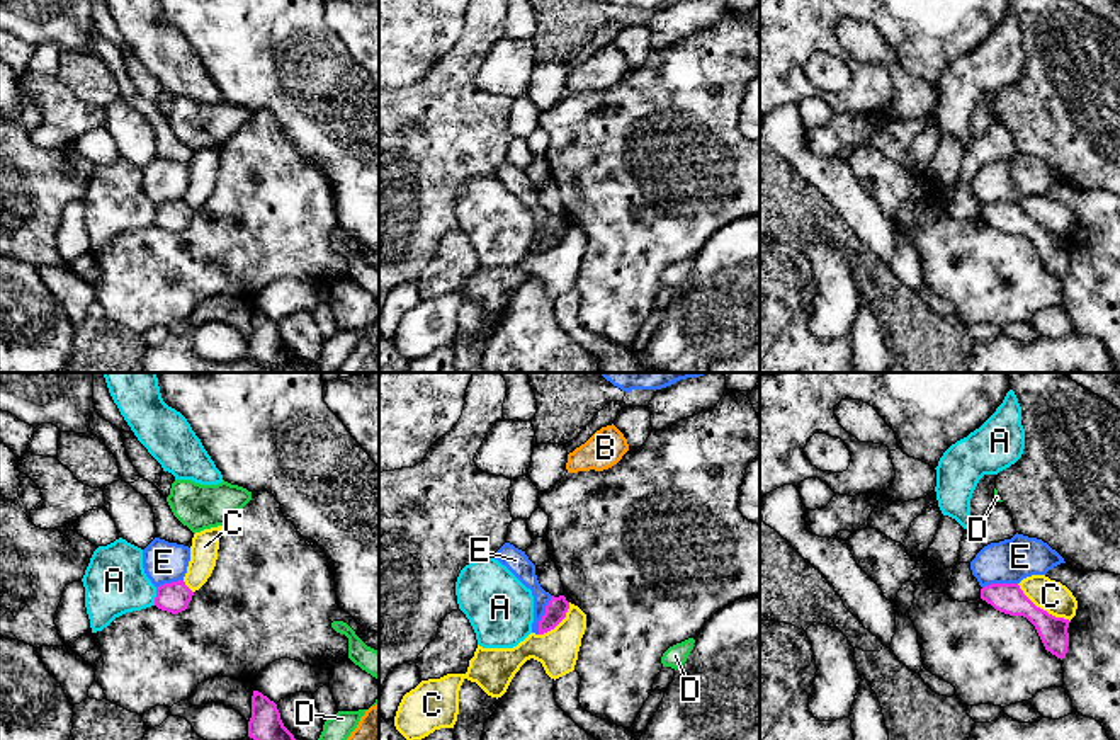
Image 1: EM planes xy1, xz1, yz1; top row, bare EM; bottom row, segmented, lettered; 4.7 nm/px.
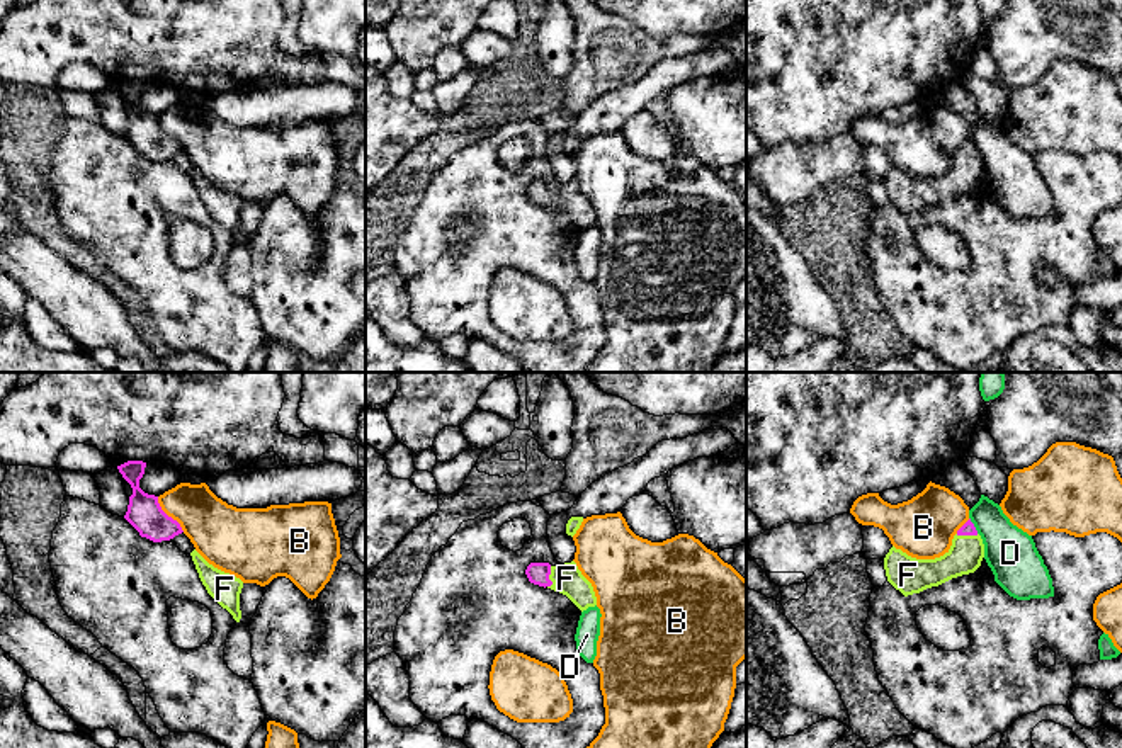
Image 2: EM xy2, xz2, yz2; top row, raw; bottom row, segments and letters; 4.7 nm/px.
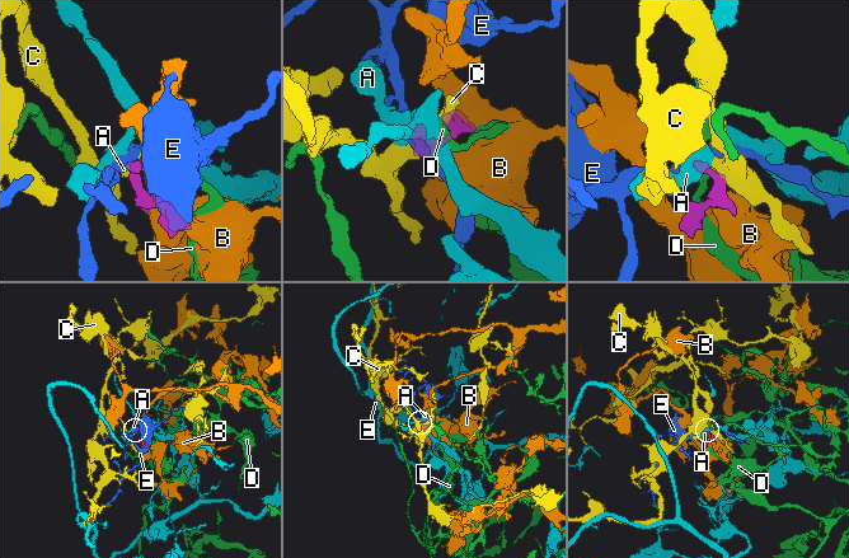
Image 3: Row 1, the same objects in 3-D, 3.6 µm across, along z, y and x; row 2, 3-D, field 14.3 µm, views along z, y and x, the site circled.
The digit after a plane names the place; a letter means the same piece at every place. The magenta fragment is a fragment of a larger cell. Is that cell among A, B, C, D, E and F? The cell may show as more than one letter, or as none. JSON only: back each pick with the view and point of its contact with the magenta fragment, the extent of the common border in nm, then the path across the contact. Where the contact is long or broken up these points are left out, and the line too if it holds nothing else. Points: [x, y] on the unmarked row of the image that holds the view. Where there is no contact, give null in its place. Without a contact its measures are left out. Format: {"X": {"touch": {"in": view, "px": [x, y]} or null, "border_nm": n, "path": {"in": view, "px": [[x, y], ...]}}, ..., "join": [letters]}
{"F": {"touch": {"in": "xz2", "px": [548, 196]}, "border_nm": 110, "path": {"in": "xz2", "px": [[538, 192], [548, 196], [566, 198]]}}, "join": ["F"]}

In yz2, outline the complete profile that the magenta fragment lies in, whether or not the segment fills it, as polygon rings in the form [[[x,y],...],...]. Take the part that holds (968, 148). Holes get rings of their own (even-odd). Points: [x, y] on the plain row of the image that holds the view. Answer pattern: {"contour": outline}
{"contour": [[[971,138],[957,150],[950,168],[935,178],[916,178],[894,165],[884,177],[887,201],[904,216],[974,192],[984,177],[984,163]]]}

